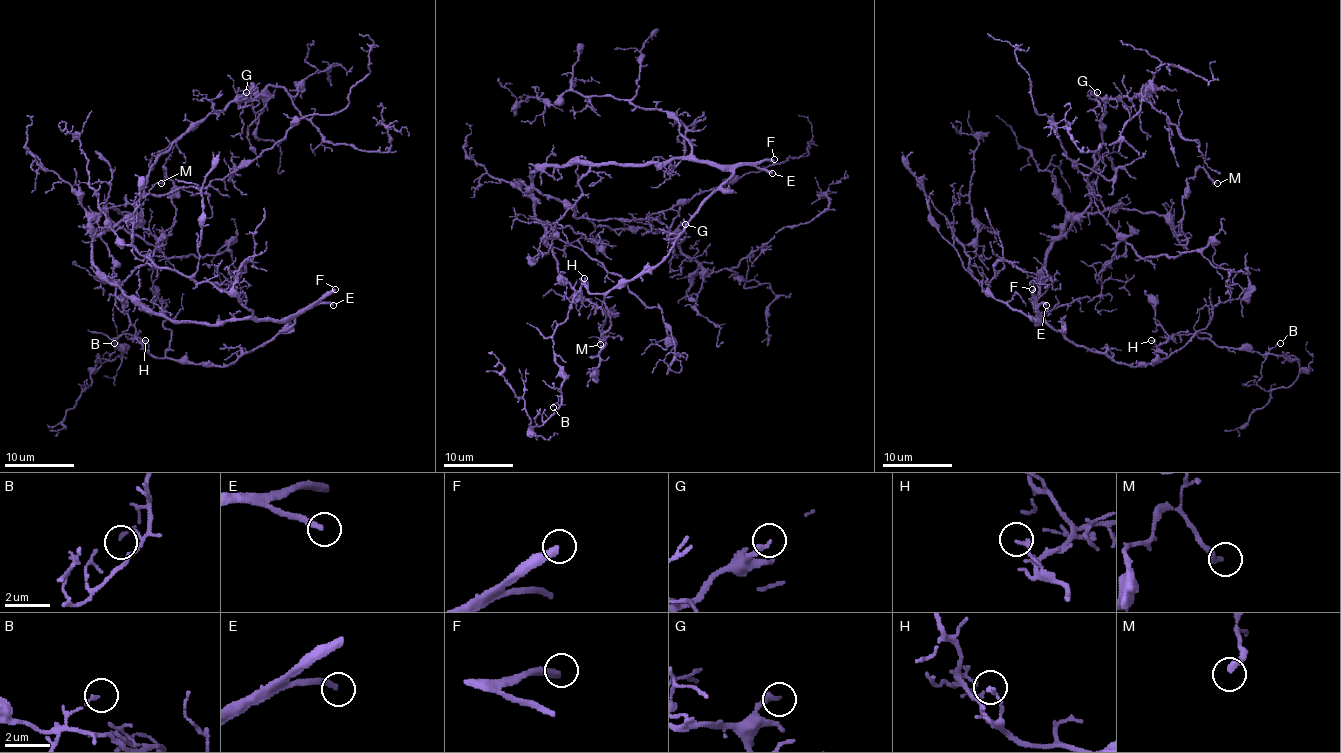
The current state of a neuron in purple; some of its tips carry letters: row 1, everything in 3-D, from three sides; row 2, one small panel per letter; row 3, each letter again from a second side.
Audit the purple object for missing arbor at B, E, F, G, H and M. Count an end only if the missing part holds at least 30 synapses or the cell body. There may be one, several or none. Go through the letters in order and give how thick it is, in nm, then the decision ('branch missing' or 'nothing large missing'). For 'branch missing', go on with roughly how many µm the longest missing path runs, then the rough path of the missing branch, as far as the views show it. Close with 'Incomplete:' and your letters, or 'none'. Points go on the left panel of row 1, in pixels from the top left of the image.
B: 140 nm | nothing large missing
E: 240 nm | branch missing | 80 µm
F: 360 nm | branch missing | 100 µm | (335, 289), (398, 212), (391, 169), (290, 113), (276, 60), (215, 52), (201, 66), (227, 99), (169, 109)
G: 240 nm | nothing large missing
H: 180 nm | nothing large missing
M: 300 nm | nothing large missing
Incomplete: E, F

